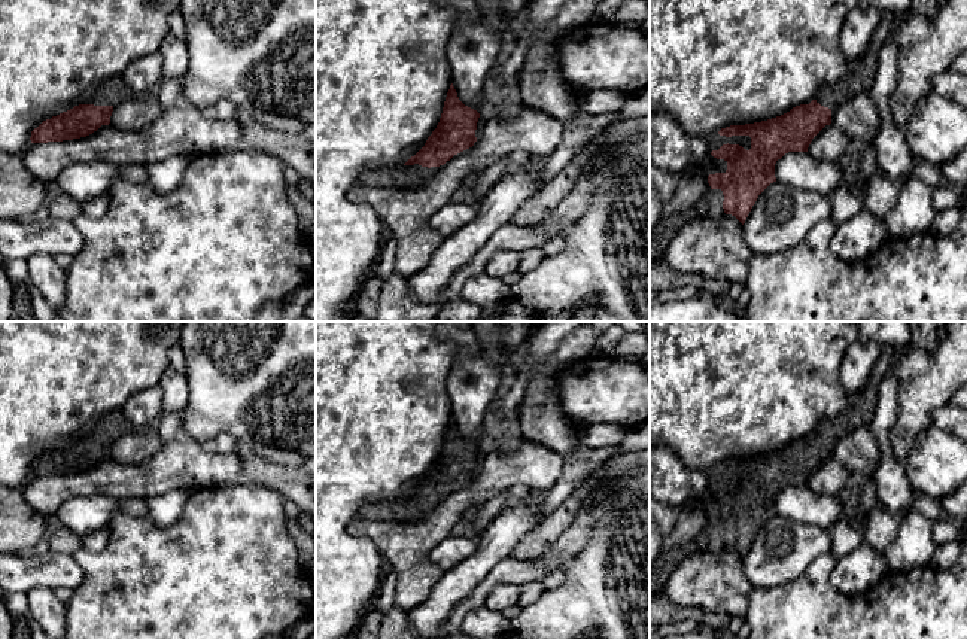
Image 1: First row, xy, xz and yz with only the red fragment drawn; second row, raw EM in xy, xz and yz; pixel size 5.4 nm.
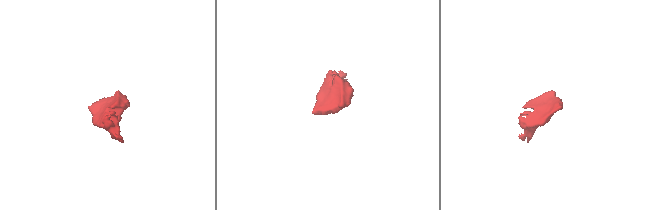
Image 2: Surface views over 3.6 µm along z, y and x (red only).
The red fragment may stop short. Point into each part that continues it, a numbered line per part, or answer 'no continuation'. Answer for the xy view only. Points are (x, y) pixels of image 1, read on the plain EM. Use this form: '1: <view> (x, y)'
1: xy (115, 425)

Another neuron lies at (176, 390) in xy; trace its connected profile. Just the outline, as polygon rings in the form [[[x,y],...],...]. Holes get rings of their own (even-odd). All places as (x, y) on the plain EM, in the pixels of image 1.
[[[171,366],[164,372],[159,386],[164,392],[164,413],[180,411],[189,399],[189,384],[185,374]]]

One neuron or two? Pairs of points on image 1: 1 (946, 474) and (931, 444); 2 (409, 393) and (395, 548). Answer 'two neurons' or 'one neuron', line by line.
1: one neuron
2: two neurons

